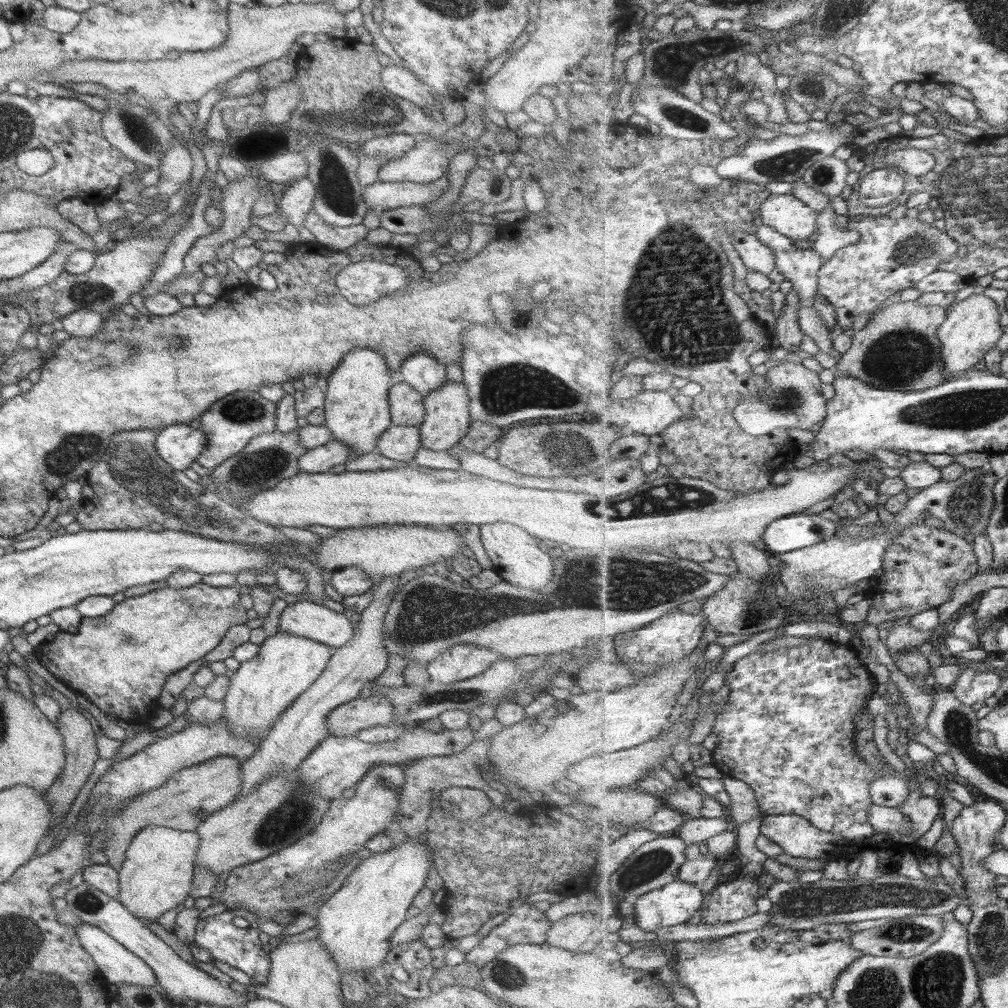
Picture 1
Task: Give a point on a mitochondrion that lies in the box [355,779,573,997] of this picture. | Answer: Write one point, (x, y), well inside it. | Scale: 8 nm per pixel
(505, 973)

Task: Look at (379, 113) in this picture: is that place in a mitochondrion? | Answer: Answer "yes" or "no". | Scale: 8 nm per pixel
yes

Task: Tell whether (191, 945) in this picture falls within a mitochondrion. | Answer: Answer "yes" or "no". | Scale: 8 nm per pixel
no

